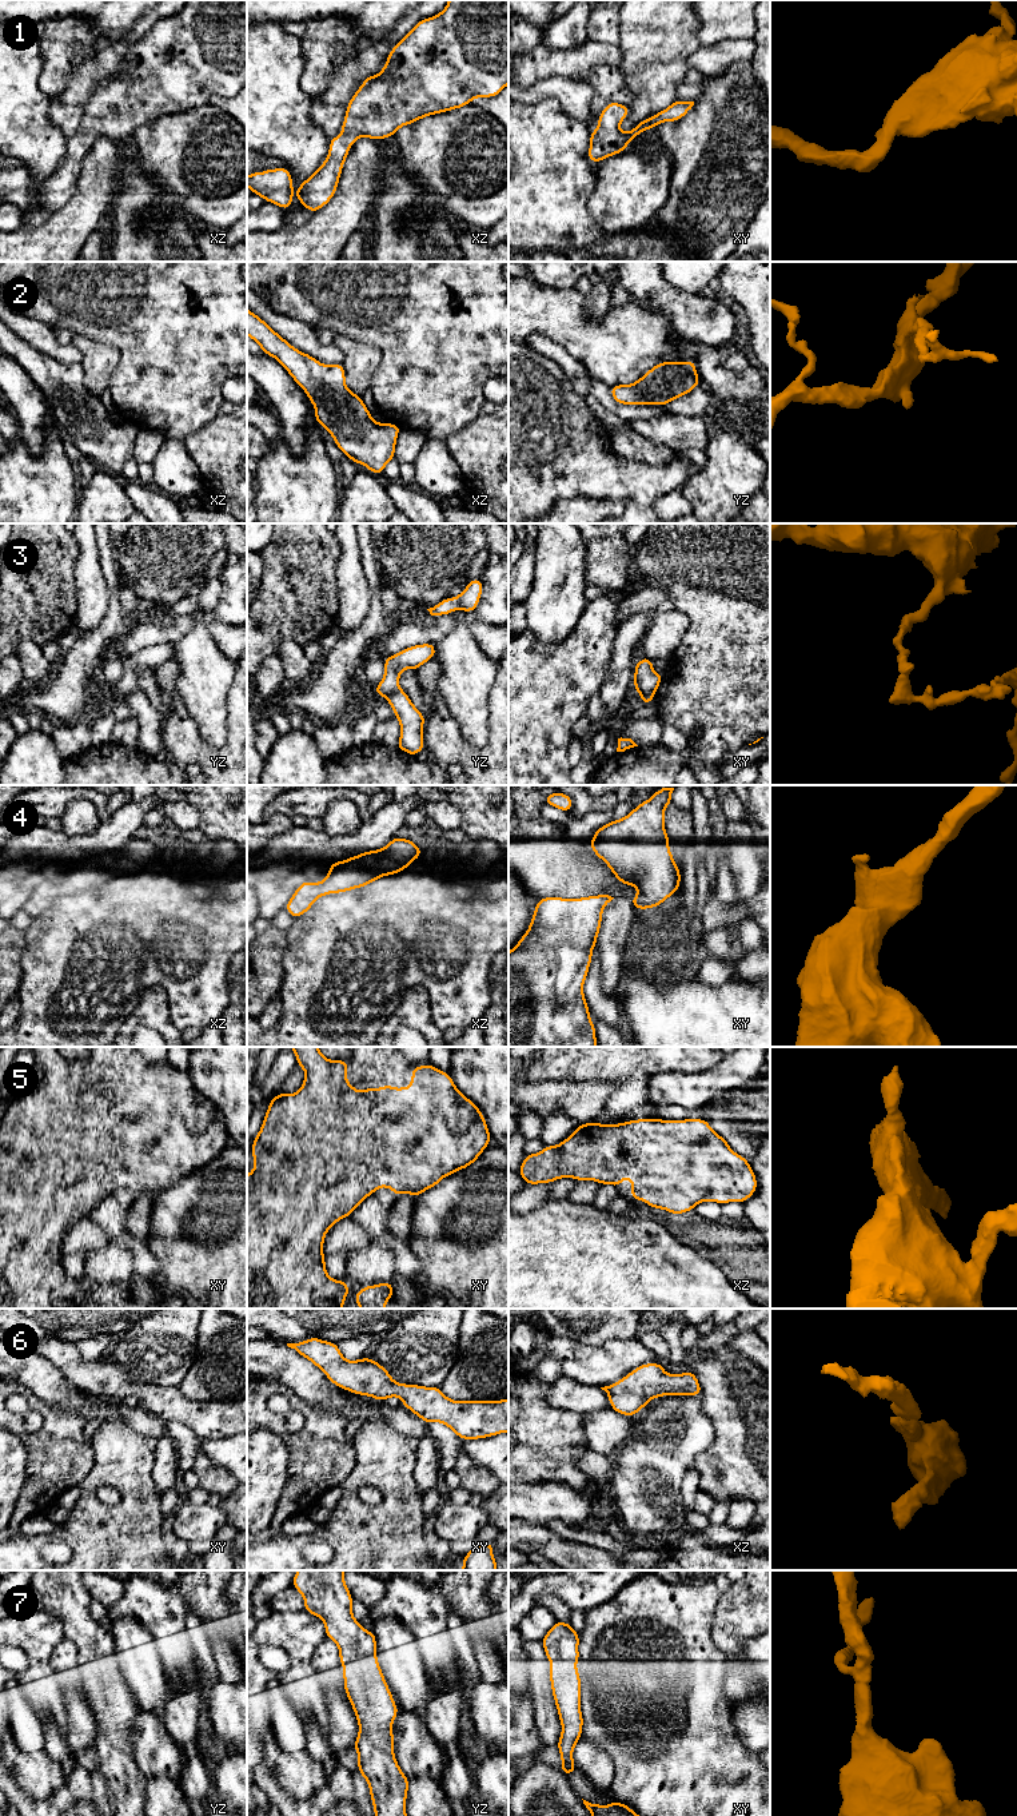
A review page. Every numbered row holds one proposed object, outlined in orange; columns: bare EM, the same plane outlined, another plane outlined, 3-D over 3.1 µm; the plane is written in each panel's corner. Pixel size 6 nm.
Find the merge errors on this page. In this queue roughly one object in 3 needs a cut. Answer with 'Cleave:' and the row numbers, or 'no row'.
Cleave: 3

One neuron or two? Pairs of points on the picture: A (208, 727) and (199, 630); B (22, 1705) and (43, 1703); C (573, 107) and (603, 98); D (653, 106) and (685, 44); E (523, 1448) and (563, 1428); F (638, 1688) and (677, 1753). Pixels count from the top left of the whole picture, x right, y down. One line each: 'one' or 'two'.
A: one
B: two
C: two
D: one
E: one
F: one

